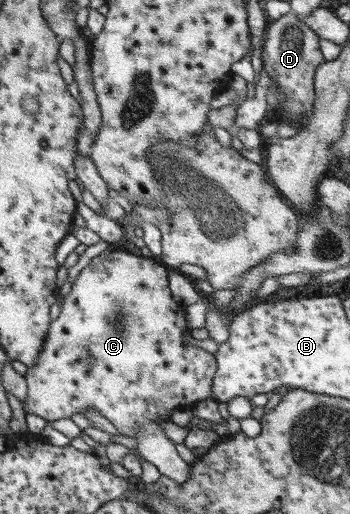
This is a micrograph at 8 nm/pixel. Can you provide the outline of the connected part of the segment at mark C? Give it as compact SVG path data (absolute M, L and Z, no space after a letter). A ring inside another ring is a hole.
M107 249L99 256L93 258L89 265L74 280L72 291L65 297L58 318L51 321L47 336L45 337L41 352L35 364L27 369L25 376L25 380L27 381L27 399L22 404L26 414L34 413L34 415L45 419L46 422L70 418L74 413L83 413L87 407L93 407L102 417L105 417L110 423L113 423L120 434L137 439L138 445L134 453L138 453L140 457L155 465L161 475L166 475L166 477L174 479L176 483L184 484L191 476L191 464L188 464L184 459L180 458L180 455L176 452L175 443L166 436L164 430L158 426L158 423L166 420L169 421L172 412L176 408L190 408L198 401L213 397L212 384L217 370L217 361L215 354L210 354L208 351L195 346L194 343L188 344L184 340L184 336L186 336L186 331L188 330L186 326L186 308L176 303L173 299L170 288L168 288L168 272L163 263L157 262L157 260L150 260L142 255L136 256L129 252L111 251Z

